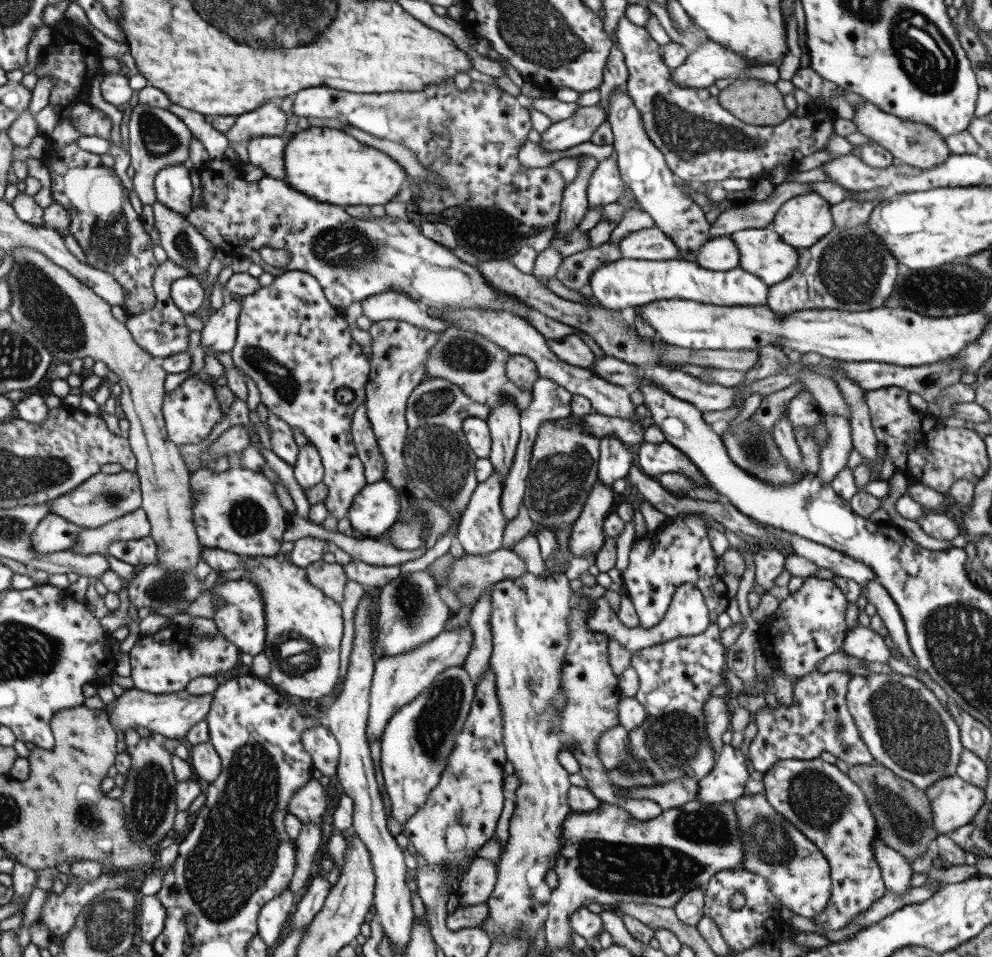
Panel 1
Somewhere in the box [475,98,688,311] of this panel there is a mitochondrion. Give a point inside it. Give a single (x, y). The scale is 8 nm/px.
(498, 246)

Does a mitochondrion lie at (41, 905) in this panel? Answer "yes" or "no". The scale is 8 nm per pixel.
no

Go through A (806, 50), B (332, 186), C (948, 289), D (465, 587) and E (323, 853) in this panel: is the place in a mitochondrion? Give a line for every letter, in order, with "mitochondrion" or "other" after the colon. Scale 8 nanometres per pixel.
A: other
B: other
C: mitochondrion
D: mitochondrion
E: other

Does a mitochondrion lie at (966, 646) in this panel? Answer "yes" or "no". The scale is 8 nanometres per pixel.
yes

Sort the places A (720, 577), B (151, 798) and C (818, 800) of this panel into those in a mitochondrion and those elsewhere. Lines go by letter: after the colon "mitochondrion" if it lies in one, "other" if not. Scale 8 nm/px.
A: other
B: mitochondrion
C: mitochondrion

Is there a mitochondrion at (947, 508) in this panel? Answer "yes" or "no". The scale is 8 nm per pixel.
no

